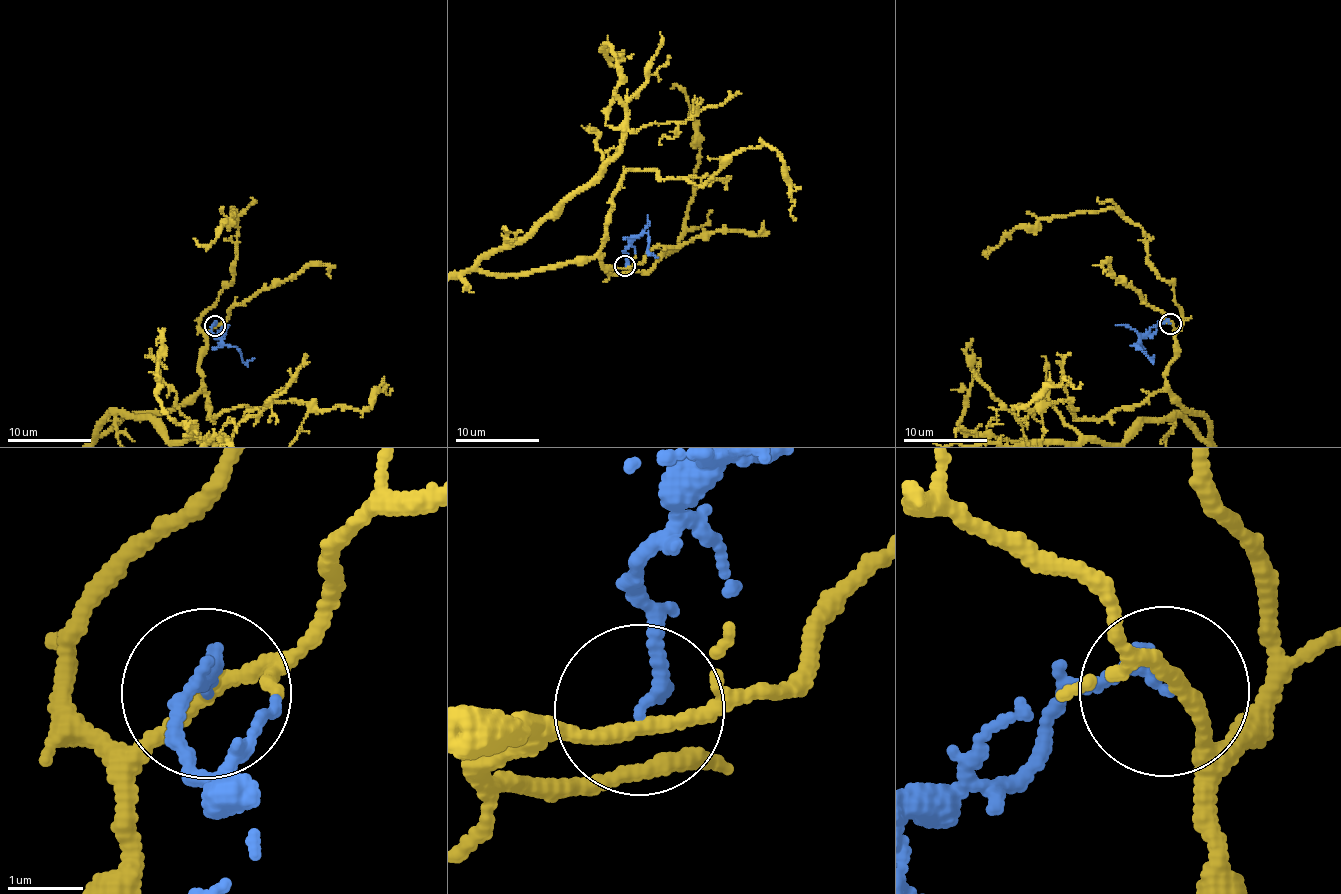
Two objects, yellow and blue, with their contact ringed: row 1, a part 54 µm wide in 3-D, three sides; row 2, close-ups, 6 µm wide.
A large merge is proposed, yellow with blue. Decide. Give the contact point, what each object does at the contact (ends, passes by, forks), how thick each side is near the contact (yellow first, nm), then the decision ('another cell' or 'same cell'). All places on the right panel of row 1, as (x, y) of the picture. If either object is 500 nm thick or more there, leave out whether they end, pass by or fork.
(1170, 324) | yellow passes by | blue ends | 200/170 nm | another cell

